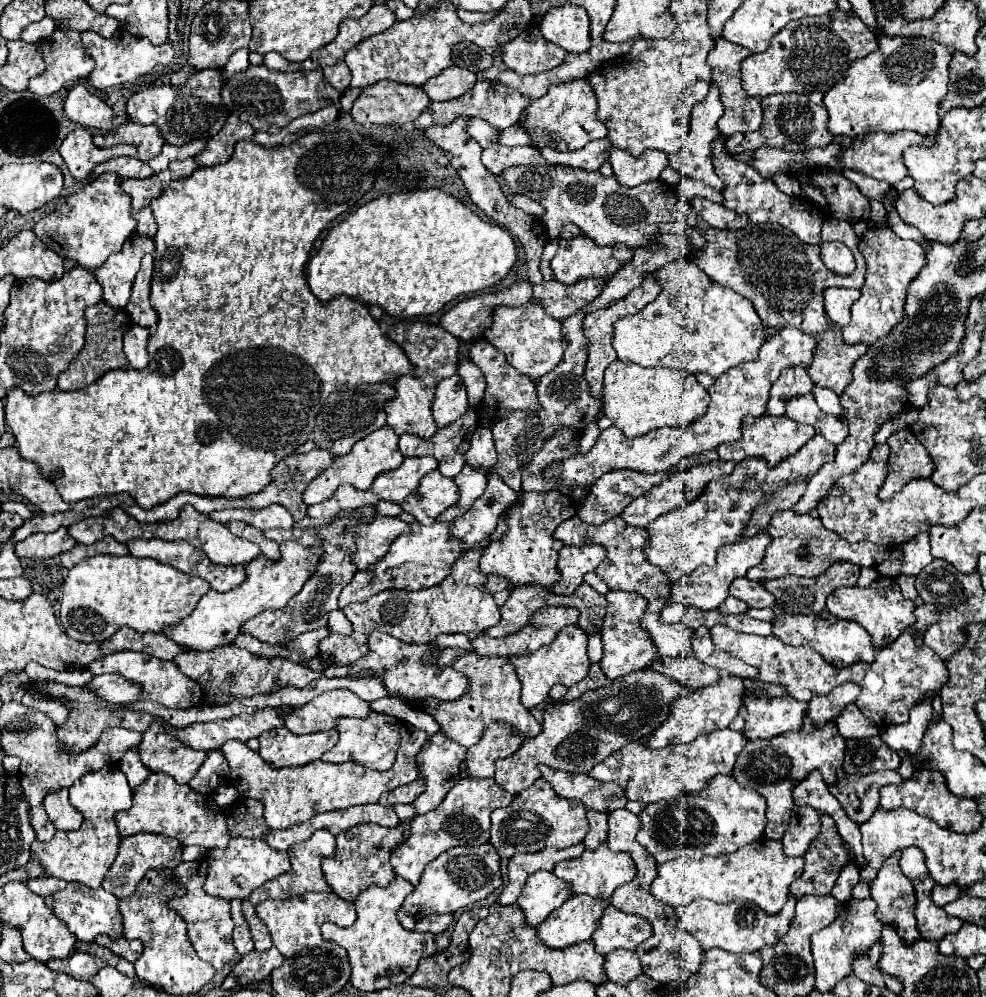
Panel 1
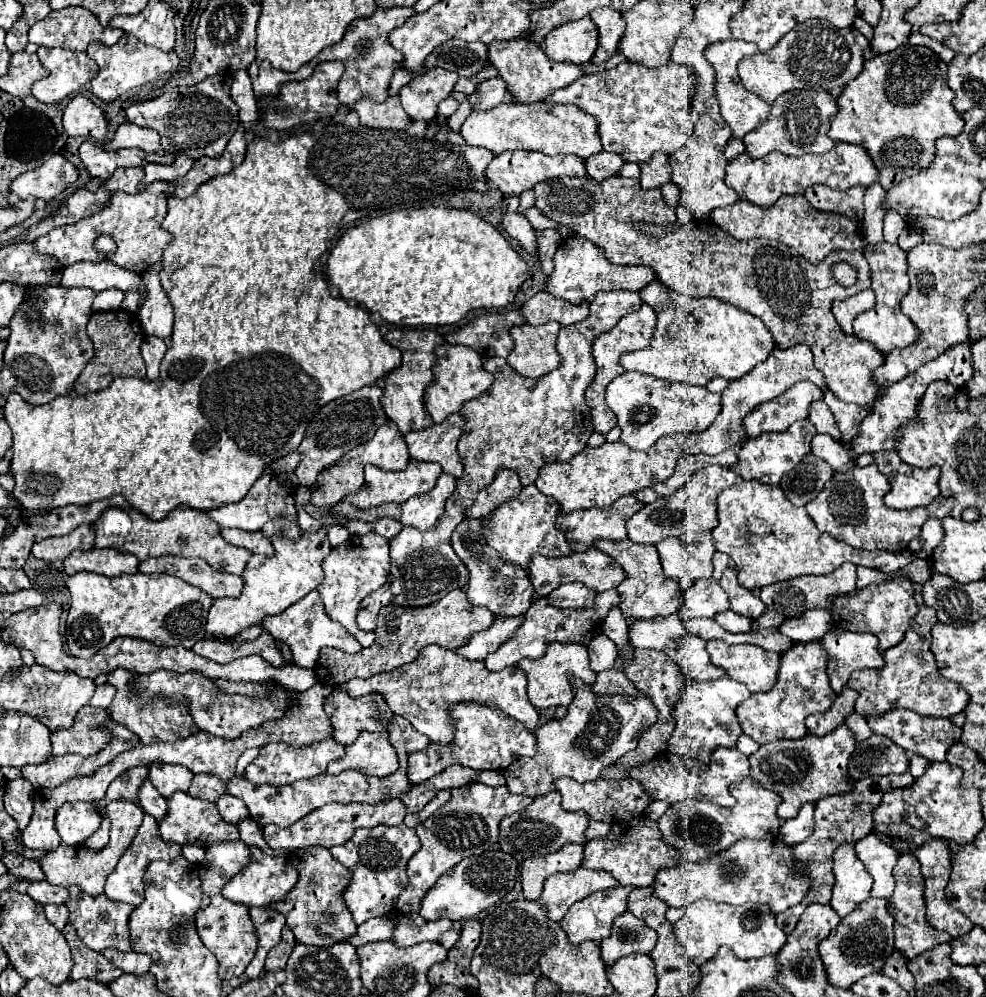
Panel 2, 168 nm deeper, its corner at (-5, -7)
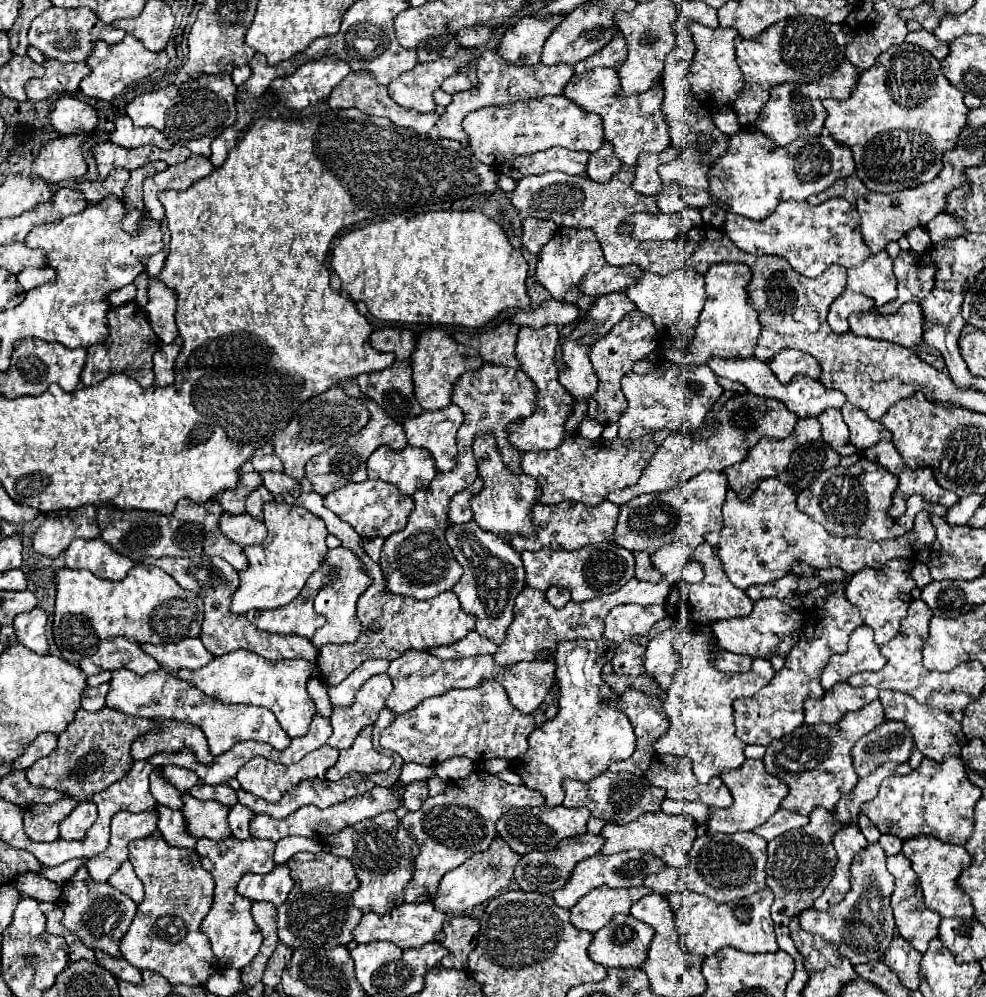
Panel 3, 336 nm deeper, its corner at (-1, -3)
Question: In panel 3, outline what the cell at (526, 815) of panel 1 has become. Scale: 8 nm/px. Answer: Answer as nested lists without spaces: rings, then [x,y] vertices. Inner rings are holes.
[[[546,803],[538,805],[538,807],[520,807],[520,809],[510,809],[508,813],[504,813],[498,823],[496,823],[496,831],[498,835],[508,843],[508,847],[512,851],[516,851],[518,855],[526,855],[532,851],[550,851],[556,847],[556,843],[560,839],[566,837],[576,837],[586,833],[586,821],[590,819],[590,811],[586,807],[578,807],[578,809],[566,809],[564,805],[556,805],[556,807],[548,807]]]

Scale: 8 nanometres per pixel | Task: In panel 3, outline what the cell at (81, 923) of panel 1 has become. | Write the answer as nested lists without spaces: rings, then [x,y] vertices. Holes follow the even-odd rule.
[[[80,867],[72,875],[72,879],[62,885],[62,895],[58,897],[56,903],[64,911],[62,925],[66,929],[74,931],[86,947],[90,947],[94,951],[96,949],[106,951],[108,955],[114,955],[114,957],[120,955],[118,943],[120,943],[124,931],[130,927],[134,913],[136,913],[136,903],[130,897],[116,891],[108,883],[94,883],[86,875],[86,867]]]

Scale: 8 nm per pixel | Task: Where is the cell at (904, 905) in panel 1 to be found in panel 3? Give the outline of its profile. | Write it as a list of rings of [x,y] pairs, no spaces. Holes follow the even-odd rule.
[[[900,853],[900,855],[894,855],[894,857],[888,857],[886,861],[886,867],[888,871],[894,875],[894,893],[892,893],[892,909],[894,909],[894,919],[896,919],[896,929],[898,933],[910,941],[910,945],[924,953],[928,949],[928,943],[930,939],[938,937],[938,927],[940,927],[940,915],[926,909],[924,905],[924,899],[922,899],[922,889],[920,889],[920,883],[918,883],[918,875],[914,873],[912,869],[912,863],[910,859]]]

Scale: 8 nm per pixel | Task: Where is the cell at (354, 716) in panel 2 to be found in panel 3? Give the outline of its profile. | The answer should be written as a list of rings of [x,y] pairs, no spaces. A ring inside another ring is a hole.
[[[388,675],[370,677],[356,693],[356,699],[350,707],[332,705],[330,723],[334,733],[326,741],[330,747],[348,749],[362,727],[372,725],[378,719],[380,709],[386,703],[386,697],[392,691],[392,683]]]

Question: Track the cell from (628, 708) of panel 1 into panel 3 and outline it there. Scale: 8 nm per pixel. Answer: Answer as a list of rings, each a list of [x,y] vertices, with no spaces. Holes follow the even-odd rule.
[[[604,637],[598,641],[564,641],[558,643],[554,653],[556,663],[556,681],[560,687],[560,699],[558,699],[558,715],[554,719],[548,719],[544,725],[536,727],[528,735],[528,751],[516,757],[510,763],[510,771],[522,777],[524,785],[528,789],[536,789],[546,797],[548,805],[561,805],[565,792],[562,787],[562,779],[578,779],[578,781],[590,781],[598,775],[602,775],[612,761],[628,759],[634,753],[636,747],[636,735],[634,729],[626,717],[626,713],[618,707],[618,693],[610,689],[602,681],[602,667],[609,663],[614,657],[616,645],[606,641]]]

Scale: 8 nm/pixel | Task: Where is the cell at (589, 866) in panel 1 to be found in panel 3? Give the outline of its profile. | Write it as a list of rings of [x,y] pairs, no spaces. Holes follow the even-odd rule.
[[[662,811],[658,813],[644,813],[638,819],[630,821],[628,825],[612,825],[606,823],[600,831],[604,837],[604,845],[600,855],[614,855],[630,849],[638,849],[650,855],[656,855],[666,865],[672,867],[684,867],[688,863],[688,851],[696,839],[696,821],[688,815],[666,815]]]

